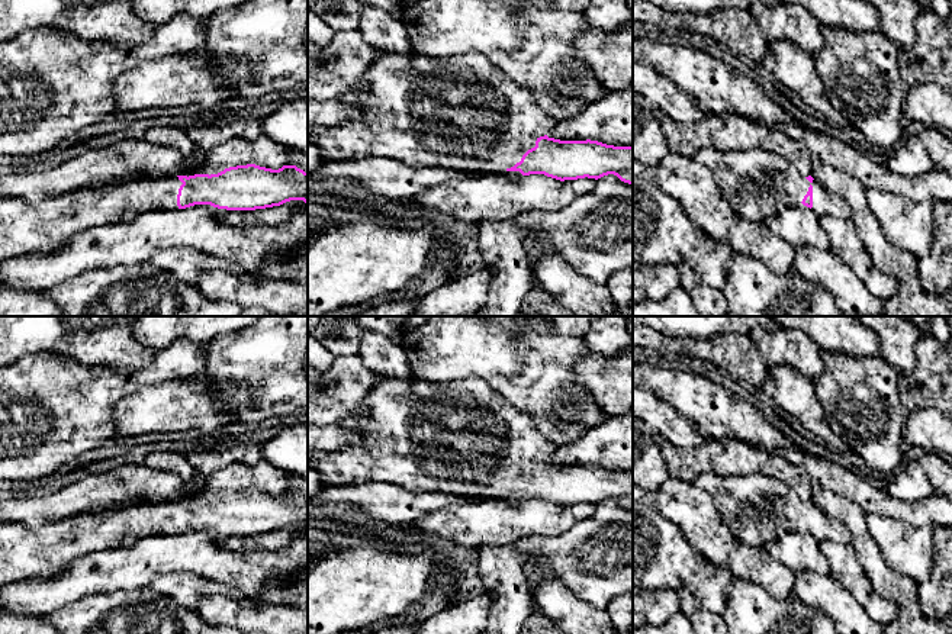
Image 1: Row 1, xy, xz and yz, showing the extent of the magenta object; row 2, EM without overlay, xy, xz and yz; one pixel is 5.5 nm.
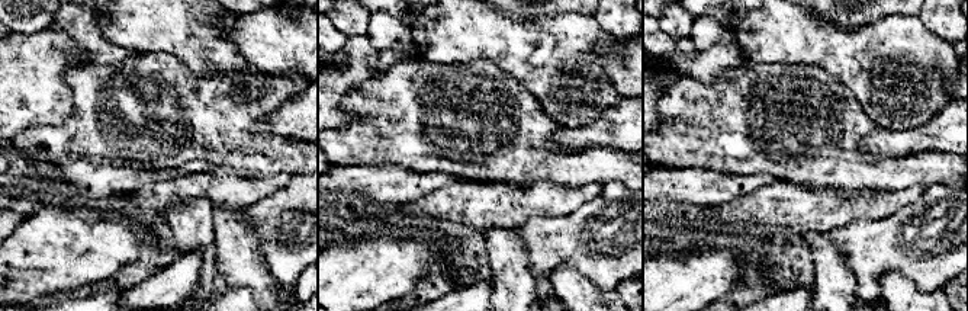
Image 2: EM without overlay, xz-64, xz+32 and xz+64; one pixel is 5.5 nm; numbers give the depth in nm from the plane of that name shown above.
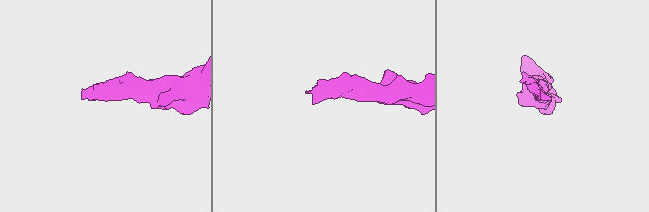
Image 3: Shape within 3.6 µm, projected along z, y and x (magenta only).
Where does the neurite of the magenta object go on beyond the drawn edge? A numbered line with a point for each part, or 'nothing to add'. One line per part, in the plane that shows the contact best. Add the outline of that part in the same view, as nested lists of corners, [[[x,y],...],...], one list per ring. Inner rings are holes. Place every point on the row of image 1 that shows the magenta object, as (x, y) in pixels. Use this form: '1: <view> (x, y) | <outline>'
1: xz (459, 112) | [[[469,52],[464,55],[448,55],[441,58],[428,58],[421,55],[396,55],[385,54],[379,57],[370,67],[364,84],[358,96],[341,97],[344,102],[351,102],[358,107],[363,107],[364,116],[360,120],[344,122],[334,129],[319,129],[309,133],[313,145],[318,147],[319,155],[325,161],[360,161],[366,158],[390,158],[403,162],[409,167],[435,167],[444,170],[453,170],[463,174],[473,176],[522,176],[520,171],[511,171],[517,162],[521,161],[522,155],[536,147],[536,141],[540,136],[547,135],[559,122],[544,113],[537,103],[538,94],[530,88],[524,88],[511,80],[502,70],[492,65],[491,61],[477,52]]]

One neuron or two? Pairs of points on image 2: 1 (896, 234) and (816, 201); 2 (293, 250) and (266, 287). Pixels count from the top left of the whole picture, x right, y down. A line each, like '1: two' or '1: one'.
1: two
2: two

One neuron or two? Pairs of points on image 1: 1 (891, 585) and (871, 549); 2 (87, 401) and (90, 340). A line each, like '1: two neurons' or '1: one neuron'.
1: one neuron
2: two neurons

